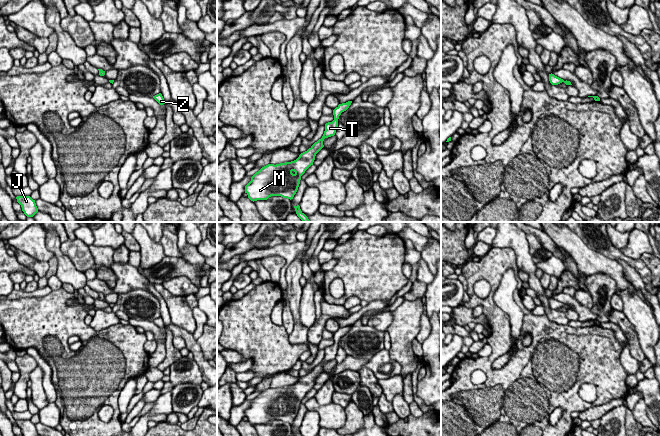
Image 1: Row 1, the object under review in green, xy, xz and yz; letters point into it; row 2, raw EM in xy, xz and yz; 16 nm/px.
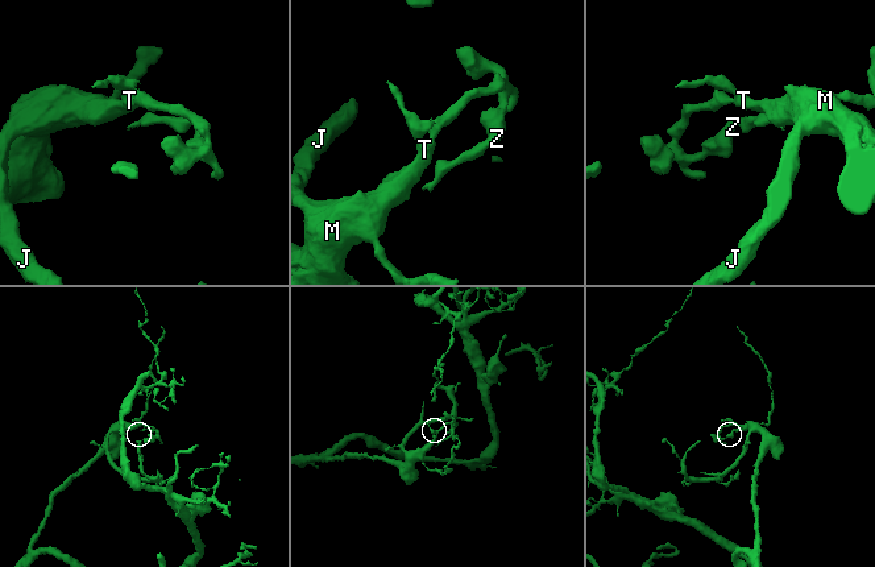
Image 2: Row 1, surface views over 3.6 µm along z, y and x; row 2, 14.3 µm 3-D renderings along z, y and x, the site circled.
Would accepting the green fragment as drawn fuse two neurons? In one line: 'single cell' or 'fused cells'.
single cell

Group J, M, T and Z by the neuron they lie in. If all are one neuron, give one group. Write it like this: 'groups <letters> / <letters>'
groups J M T Z

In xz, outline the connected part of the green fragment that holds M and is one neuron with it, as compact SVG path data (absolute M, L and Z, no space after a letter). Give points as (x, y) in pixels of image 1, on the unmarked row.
M352 325L339 328L334 334L334 344L325 348L325 355L321 363L315 366L307 375L291 386L268 388L262 391L245 410L245 417L251 425L267 424L271 420L281 420L293 423L296 418L301 400L313 389L316 378L324 371L325 362L334 360L338 351L338 343L346 335Z

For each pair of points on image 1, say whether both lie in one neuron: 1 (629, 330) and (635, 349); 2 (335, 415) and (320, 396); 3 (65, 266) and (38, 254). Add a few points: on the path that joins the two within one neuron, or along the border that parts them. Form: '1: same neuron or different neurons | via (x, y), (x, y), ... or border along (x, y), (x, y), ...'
1: same neuron | via (631, 335), (634, 344)
2: different neurons | border along (313, 397), (320, 404), (332, 402)
3: different neurons | border along (45, 232), (45, 246), (54, 254)

